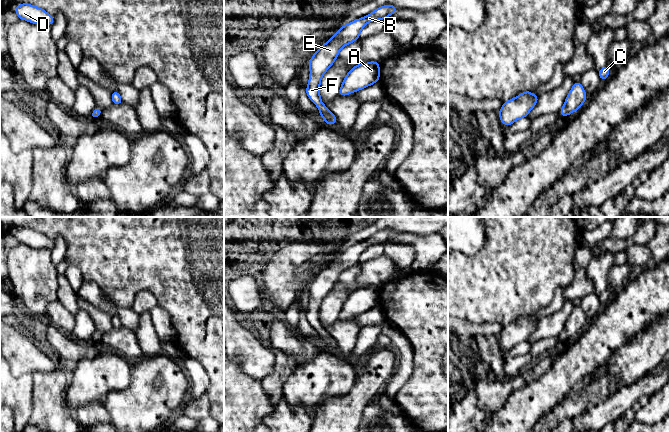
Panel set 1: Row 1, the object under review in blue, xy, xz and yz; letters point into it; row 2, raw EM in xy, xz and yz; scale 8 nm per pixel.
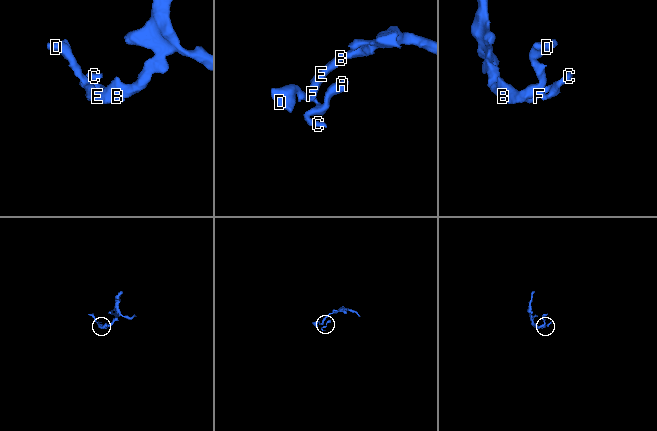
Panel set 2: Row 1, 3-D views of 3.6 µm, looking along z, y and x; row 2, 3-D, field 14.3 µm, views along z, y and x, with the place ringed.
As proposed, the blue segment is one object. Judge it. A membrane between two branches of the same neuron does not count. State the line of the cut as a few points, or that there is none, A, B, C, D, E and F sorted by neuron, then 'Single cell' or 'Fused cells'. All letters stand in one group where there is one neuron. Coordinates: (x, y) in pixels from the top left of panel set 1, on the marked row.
No split. Groups: A B C D E F. Single cell

